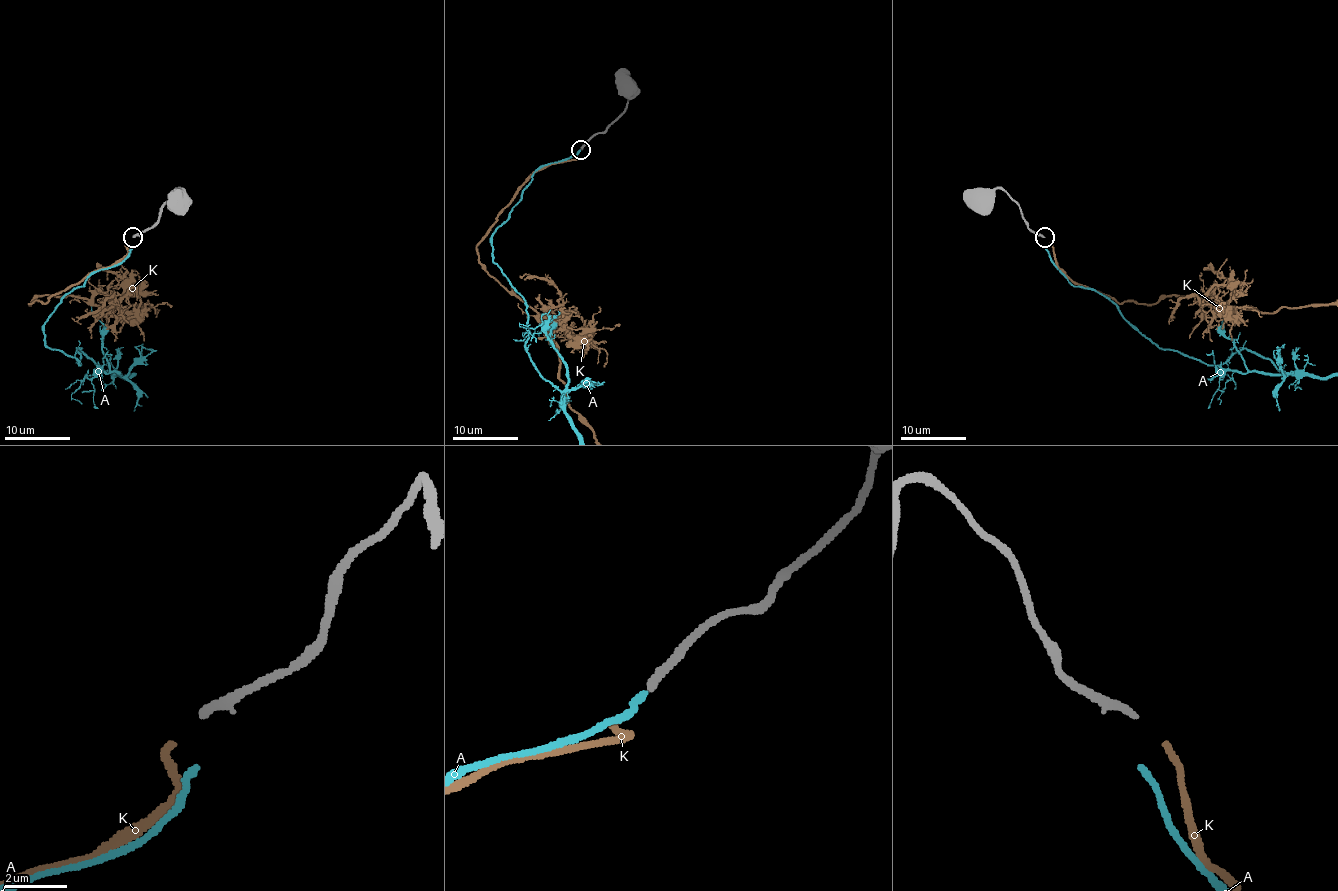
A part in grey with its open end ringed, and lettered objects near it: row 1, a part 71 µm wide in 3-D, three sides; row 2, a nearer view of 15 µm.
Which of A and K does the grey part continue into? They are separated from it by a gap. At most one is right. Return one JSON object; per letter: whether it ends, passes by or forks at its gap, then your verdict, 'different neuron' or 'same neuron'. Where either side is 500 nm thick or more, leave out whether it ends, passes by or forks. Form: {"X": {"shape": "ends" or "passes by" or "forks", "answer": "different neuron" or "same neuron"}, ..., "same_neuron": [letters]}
{"A": {"shape": "ends", "answer": "different neuron"}, "K": {"shape": "ends", "answer": "different neuron"}, "same_neuron": []}

